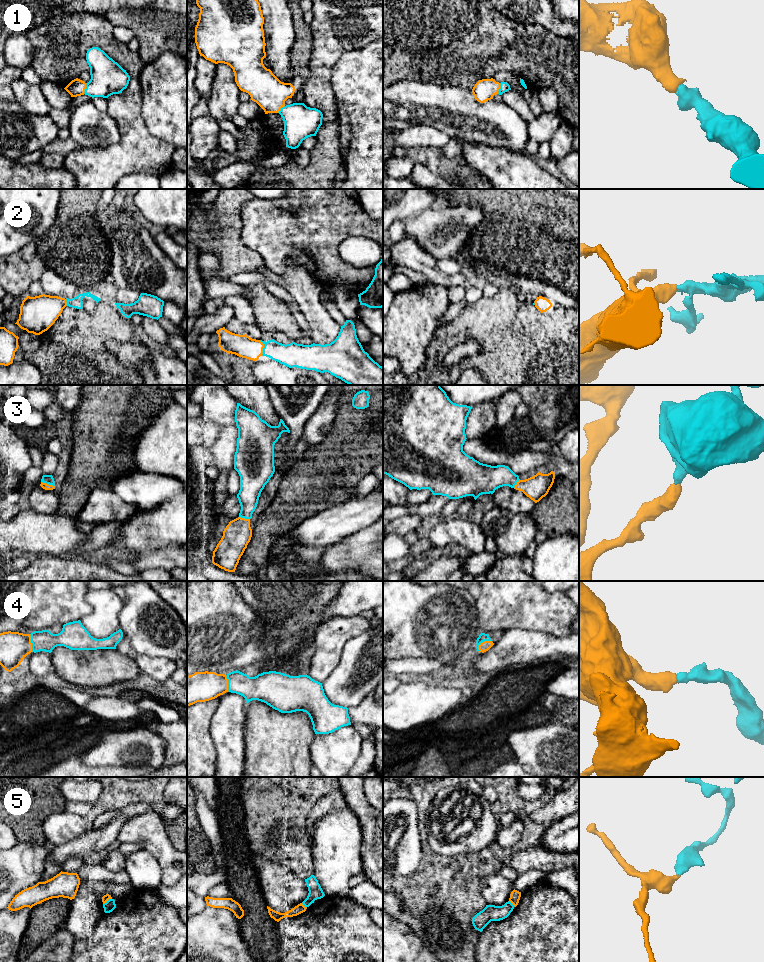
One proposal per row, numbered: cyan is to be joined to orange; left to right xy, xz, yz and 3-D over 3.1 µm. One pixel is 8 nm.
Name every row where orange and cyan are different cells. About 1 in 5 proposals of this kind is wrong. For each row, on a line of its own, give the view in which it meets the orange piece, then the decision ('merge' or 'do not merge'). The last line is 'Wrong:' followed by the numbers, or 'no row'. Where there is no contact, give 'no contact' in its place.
1: contact in xy; merge
2: contact in xz; merge
3: contact in xy; merge
4: contact in yz; merge
5: contact in xy; do not merge
Wrong: 5

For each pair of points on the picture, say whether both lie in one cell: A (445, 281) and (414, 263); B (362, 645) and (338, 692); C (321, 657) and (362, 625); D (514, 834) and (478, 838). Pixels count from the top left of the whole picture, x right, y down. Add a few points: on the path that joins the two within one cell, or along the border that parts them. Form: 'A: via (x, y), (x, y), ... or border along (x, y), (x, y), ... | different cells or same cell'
A: via (437, 277), (422, 263) | same cell
B: via (361, 657), (361, 668), (350, 680) | same cell
C: via (331, 647), (352, 626) | same cell
D: border along (500, 827), (495, 841) | different cells

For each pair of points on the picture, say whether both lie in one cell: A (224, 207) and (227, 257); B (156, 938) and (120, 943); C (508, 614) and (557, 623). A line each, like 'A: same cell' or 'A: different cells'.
A: same cell
B: same cell
C: same cell

